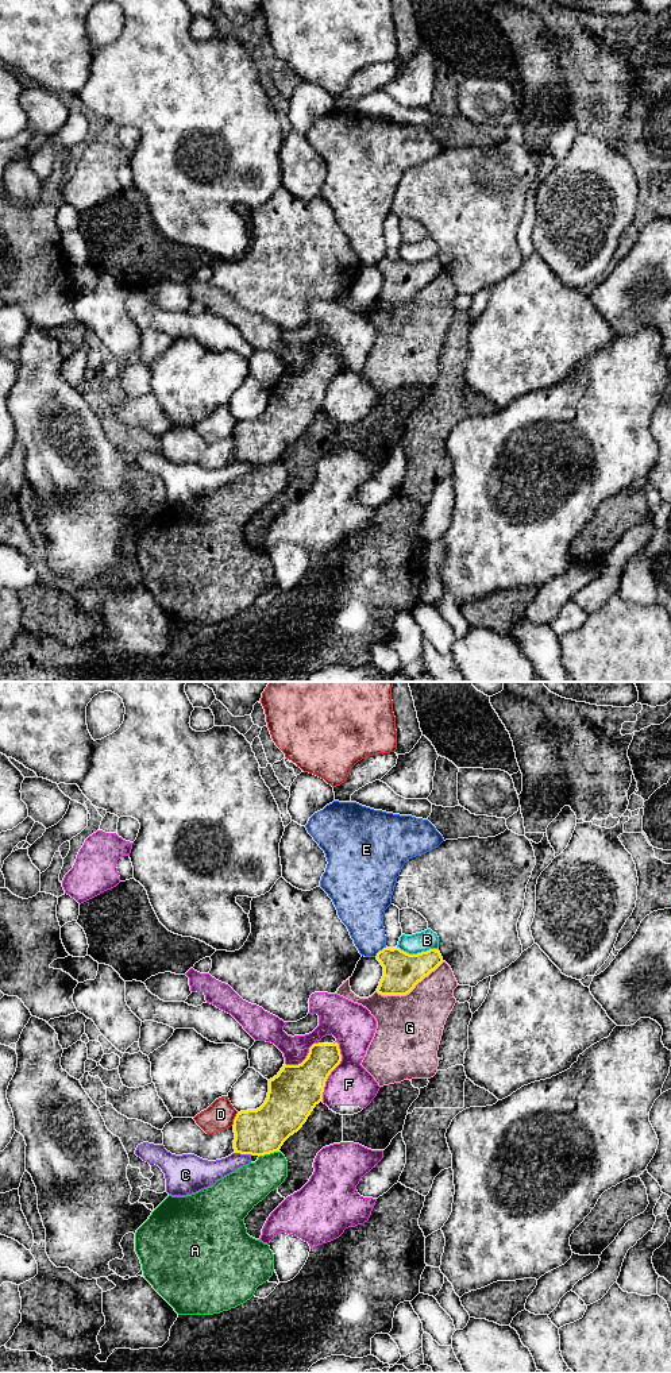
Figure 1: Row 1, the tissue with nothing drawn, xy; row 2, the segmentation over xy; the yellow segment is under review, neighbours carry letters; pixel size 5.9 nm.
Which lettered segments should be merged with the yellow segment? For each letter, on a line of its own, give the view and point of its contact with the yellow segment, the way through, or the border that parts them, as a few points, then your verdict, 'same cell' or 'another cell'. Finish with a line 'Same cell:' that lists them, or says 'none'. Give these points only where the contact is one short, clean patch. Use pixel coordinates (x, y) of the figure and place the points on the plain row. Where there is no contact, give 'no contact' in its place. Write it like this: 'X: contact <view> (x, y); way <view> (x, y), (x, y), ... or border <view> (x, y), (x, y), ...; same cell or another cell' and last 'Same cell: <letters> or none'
A: contact xy (269, 462); border xy (278, 459), (259, 465); another cell
B: contact xy (417, 262); another cell
C: contact xy (243, 462); another cell
D: contact xy (235, 427); another cell
E: contact xy (380, 259); another cell
F: contact xy (332, 378); another cell
G: contact xy (409, 300); another cell
Same cell: none

